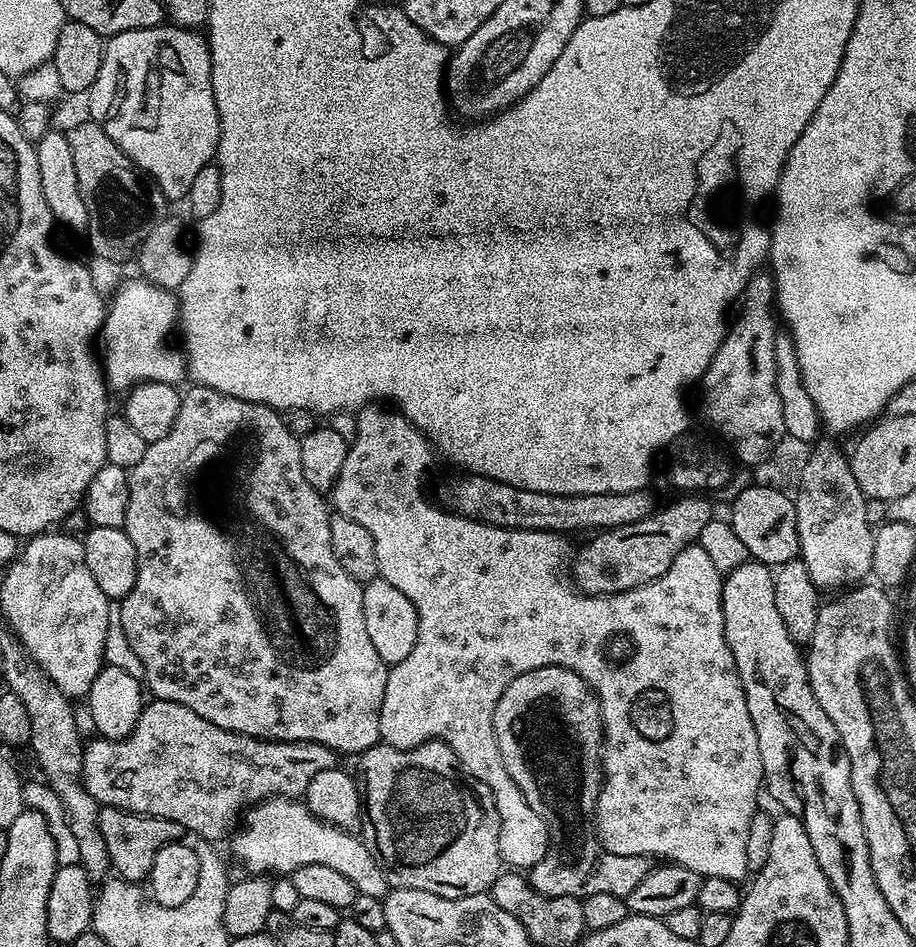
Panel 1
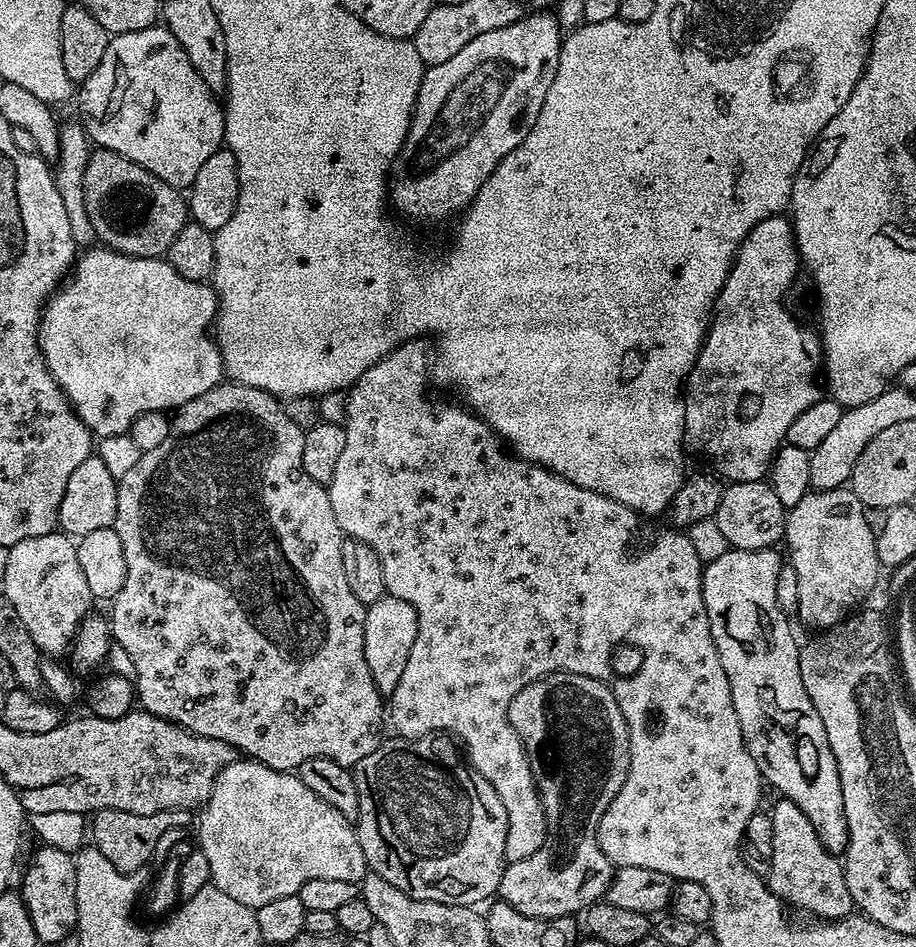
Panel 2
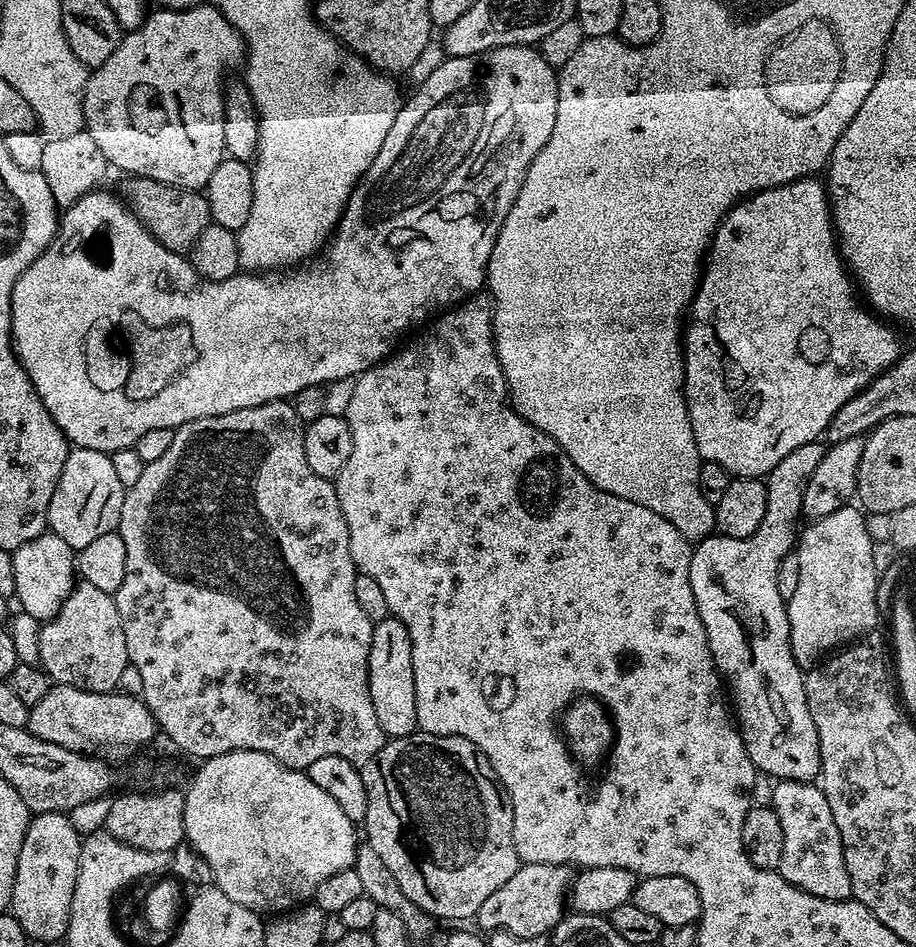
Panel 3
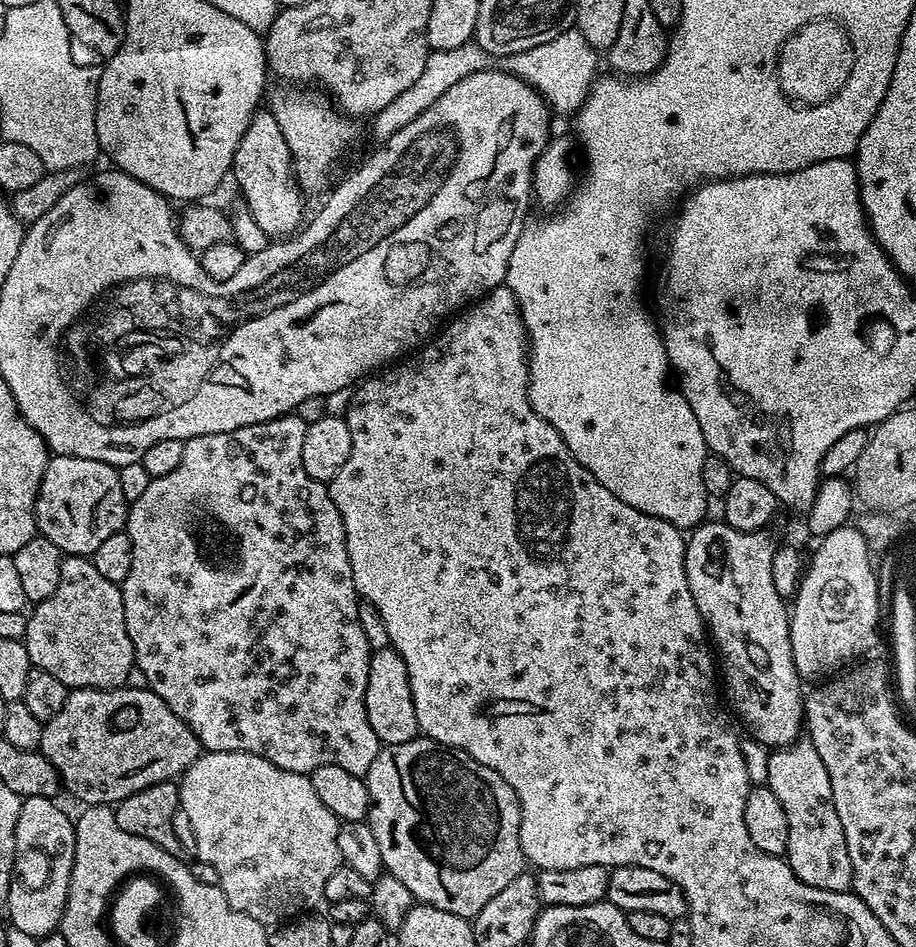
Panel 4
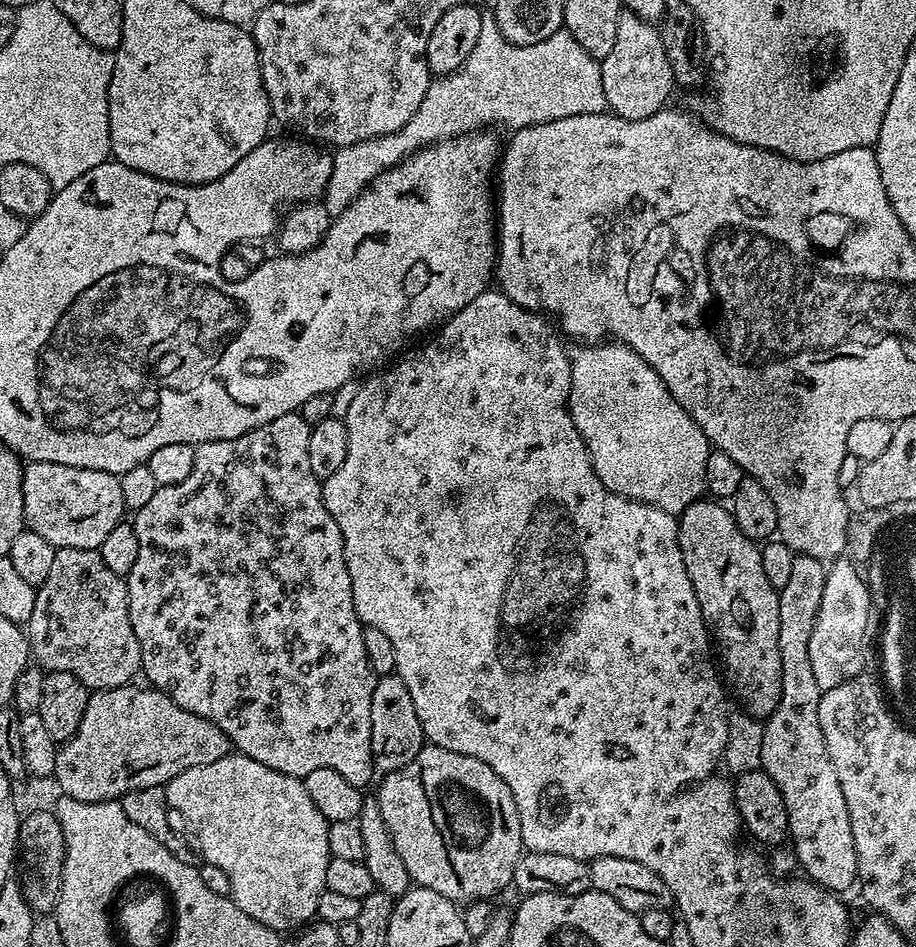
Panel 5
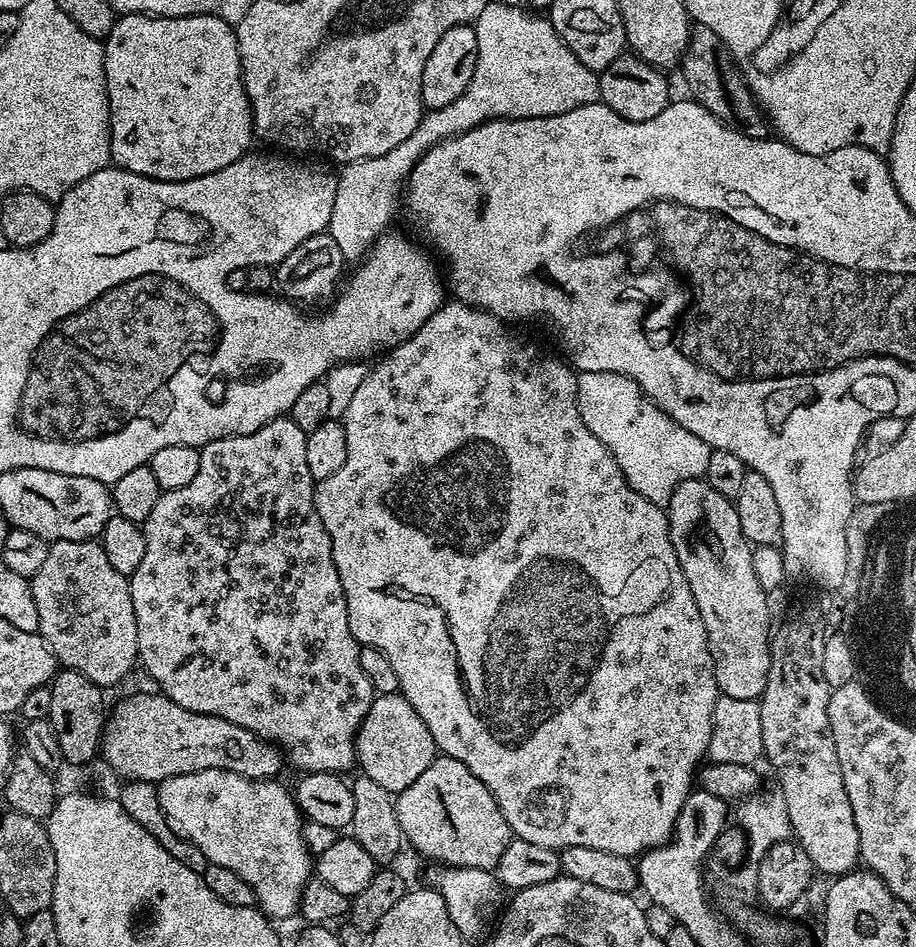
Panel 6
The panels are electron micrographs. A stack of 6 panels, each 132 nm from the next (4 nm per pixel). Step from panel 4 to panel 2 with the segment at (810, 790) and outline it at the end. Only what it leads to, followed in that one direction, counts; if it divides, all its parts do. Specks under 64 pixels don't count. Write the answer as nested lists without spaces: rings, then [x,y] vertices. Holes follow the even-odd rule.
[[[780,798],[771,814],[774,826],[774,858],[770,858],[770,870],[766,883],[770,891],[785,905],[809,912],[809,917],[821,921],[840,920],[853,911],[850,890],[846,890],[843,863],[818,838],[810,818],[794,806],[794,802]]]

